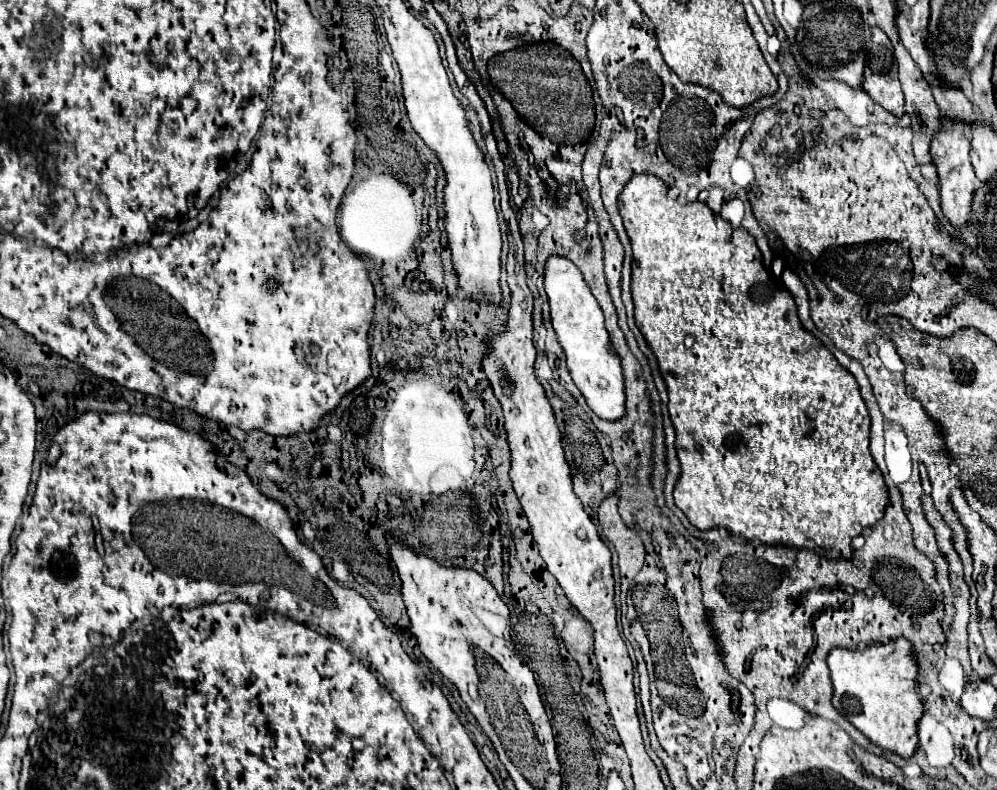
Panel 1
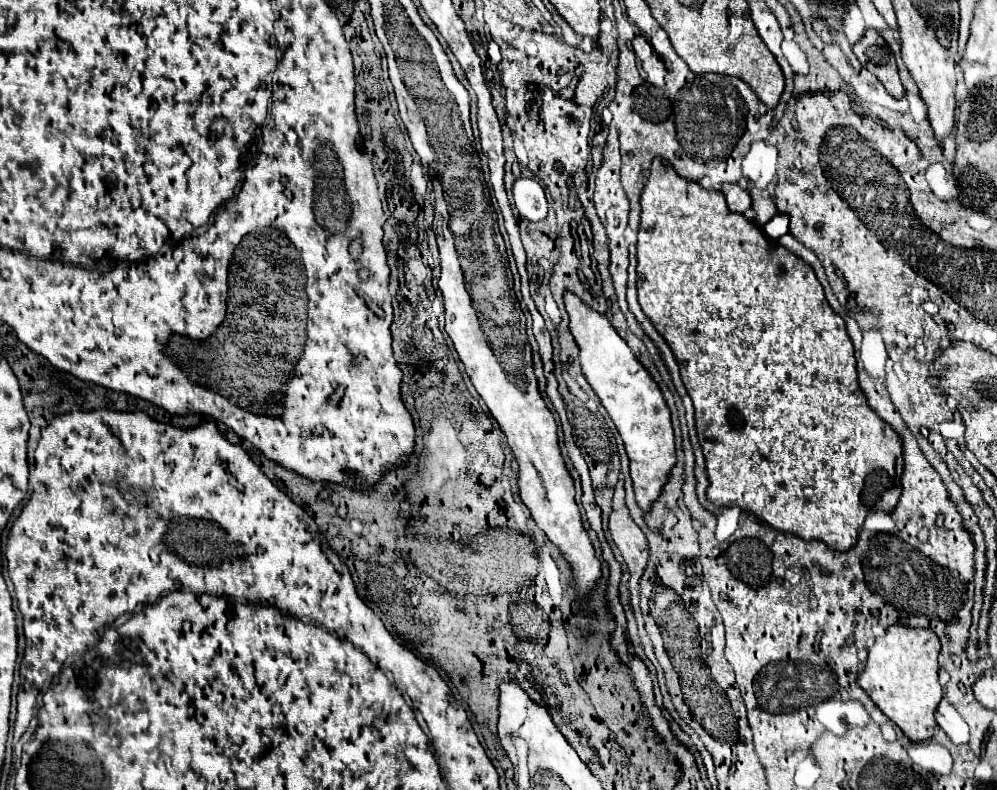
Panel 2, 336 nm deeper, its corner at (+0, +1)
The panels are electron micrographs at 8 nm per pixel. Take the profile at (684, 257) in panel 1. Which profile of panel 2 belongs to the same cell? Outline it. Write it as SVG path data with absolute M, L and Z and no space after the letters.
M655 158L651 164L651 174L641 194L641 208L641 230L637 242L639 304L673 350L681 366L683 384L693 400L697 436L703 446L707 476L711 482L707 488L707 498L715 506L739 506L775 530L791 532L805 540L823 540L827 546L839 552L849 550L857 542L857 534L867 514L877 510L891 512L897 504L901 492L899 478L903 472L903 446L901 436L897 436L895 430L869 408L867 398L857 382L857 360L851 338L845 330L845 320L835 314L825 300L825 292L815 276L815 270L805 260L785 250L785 246L781 246L777 240L765 236L755 222L747 220L743 214L731 212L721 192L705 190L701 184L681 178L669 164L663 162L663 158Z

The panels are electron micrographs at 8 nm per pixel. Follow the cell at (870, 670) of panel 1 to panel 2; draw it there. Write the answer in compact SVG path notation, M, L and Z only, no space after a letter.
M893 624L887 628L887 634L877 638L869 648L865 670L859 674L861 688L871 696L879 710L913 742L929 740L937 726L935 710L943 698L937 664L939 650L941 644L933 630Z

